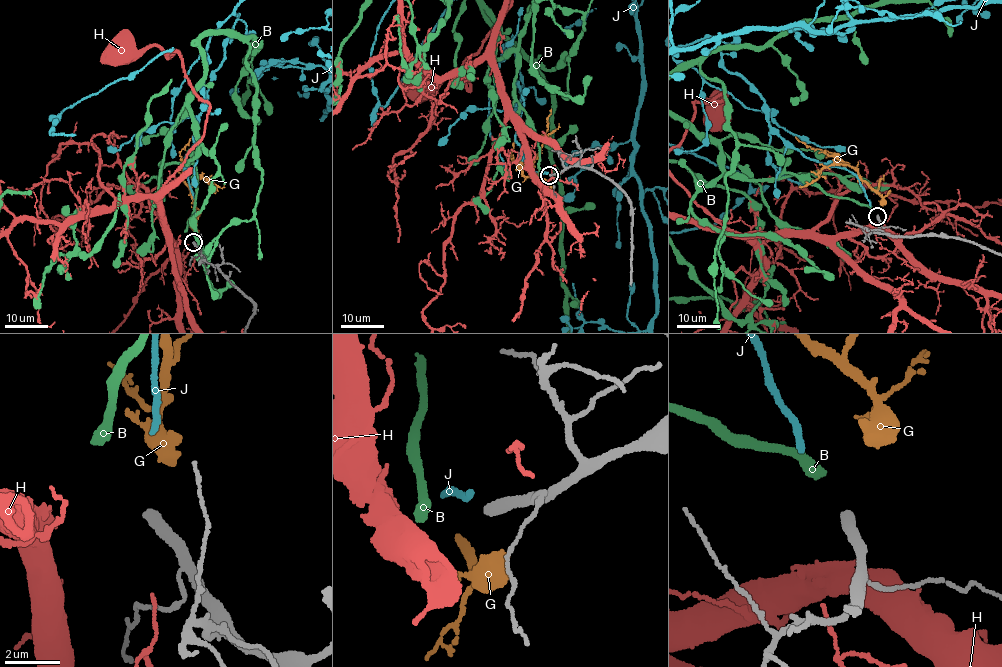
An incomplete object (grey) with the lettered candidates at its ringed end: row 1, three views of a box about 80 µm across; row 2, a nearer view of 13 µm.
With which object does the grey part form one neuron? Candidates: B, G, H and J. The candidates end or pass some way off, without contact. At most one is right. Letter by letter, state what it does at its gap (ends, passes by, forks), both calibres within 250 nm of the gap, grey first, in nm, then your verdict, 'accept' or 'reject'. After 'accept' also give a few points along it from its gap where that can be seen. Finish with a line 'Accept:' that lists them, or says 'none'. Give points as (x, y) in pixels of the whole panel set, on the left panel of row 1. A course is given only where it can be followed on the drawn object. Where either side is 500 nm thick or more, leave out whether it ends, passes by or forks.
B: it ends there; 440 nm thick on the grey side, 460 nm on the other; reject
G: 440 nm thick on the grey side, 700 nm on the other; reject
H: it ends there; 440 nm thick on the grey side, 460 nm on the other; reject
J: it ends there; 440 nm thick on the grey side, 260 nm on the other; reject
Accept: none

